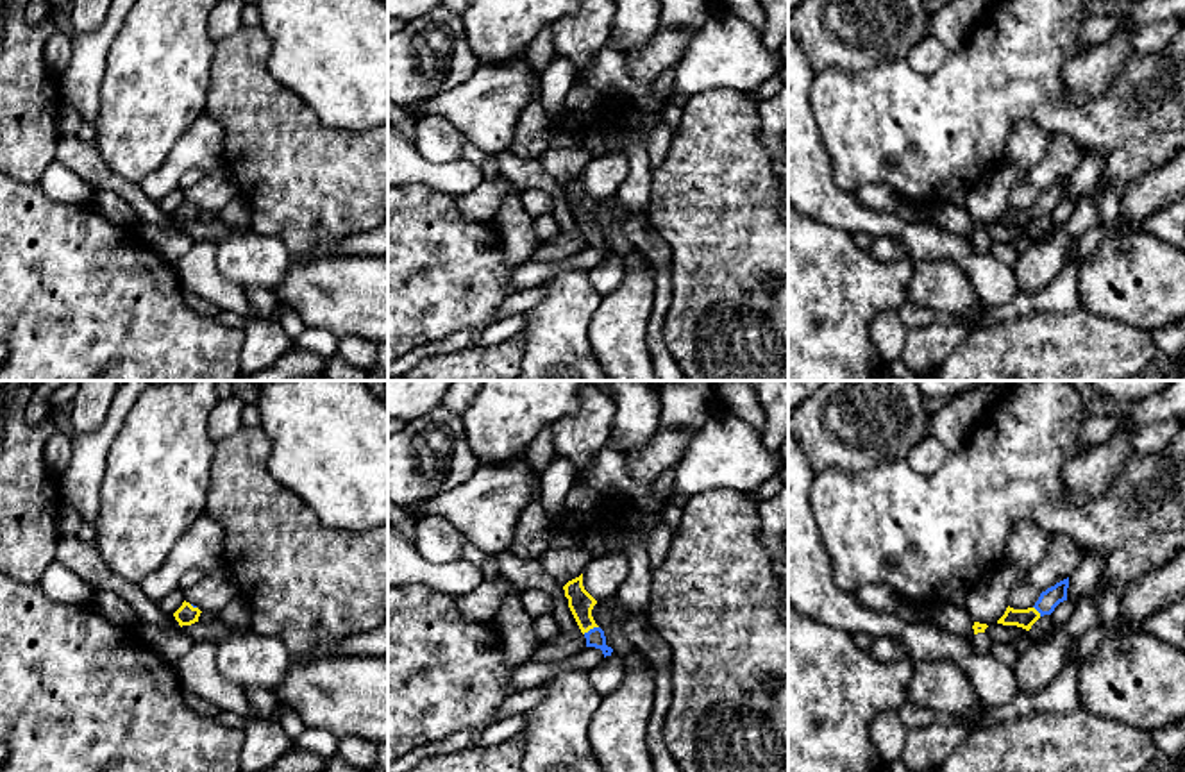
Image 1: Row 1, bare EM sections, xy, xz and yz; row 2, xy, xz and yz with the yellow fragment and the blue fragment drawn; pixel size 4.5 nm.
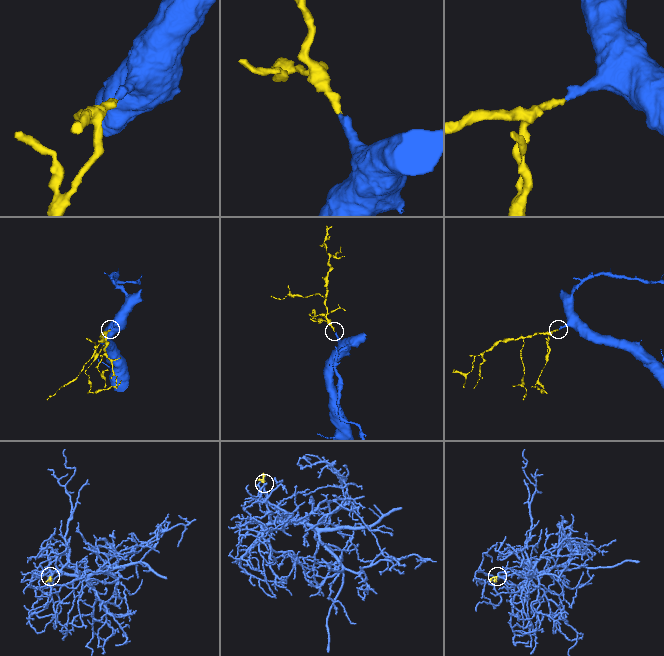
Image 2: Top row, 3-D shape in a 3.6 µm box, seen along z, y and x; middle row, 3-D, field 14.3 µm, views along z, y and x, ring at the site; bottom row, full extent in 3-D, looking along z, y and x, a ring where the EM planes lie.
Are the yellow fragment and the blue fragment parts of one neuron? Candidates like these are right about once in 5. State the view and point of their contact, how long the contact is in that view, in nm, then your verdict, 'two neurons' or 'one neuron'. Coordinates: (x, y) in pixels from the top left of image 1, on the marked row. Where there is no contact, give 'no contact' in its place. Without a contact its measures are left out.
xz (590, 628) | 80 nm | one neuron

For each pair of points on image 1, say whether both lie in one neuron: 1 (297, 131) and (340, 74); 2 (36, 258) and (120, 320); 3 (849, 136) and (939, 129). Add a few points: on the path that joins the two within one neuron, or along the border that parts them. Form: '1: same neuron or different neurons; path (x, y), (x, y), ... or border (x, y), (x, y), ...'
1: different neurons; border (281, 84), (292, 90), (324, 124), (351, 131)
2: same neuron; path (58, 279), (99, 320)
3: same neuron; path (871, 134), (874, 131), (917, 131)

